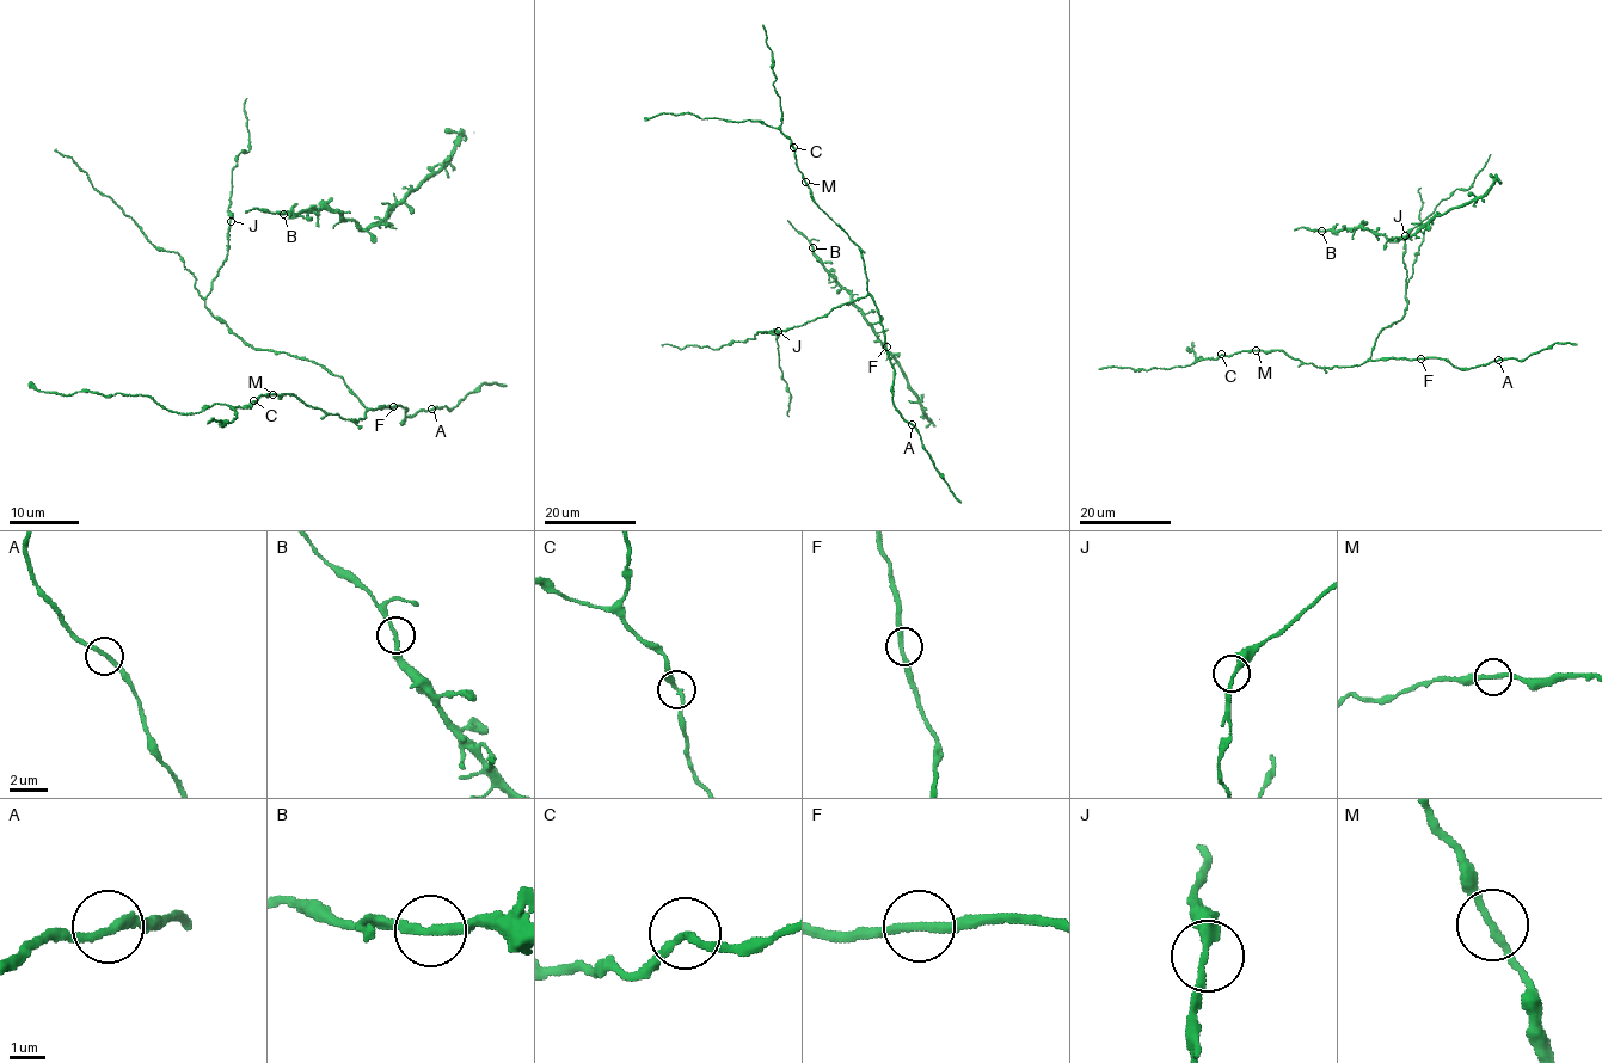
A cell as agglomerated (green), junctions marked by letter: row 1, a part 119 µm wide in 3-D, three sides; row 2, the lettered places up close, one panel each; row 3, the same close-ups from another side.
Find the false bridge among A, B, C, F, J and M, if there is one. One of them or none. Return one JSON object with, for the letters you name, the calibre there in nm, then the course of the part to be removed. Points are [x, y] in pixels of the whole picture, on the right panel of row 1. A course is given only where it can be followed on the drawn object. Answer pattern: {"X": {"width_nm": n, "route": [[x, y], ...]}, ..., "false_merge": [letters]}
{"false_merge": []}

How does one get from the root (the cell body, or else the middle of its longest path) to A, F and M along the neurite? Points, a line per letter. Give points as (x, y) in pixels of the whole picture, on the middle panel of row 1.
A: (826, 317), (844, 303), (867, 295), (871, 297), (894, 369), (892, 404), (912, 424)
F: (826, 317), (836, 307), (869, 295), (879, 315), (887, 346)
M: (826, 317), (866, 295), (865, 266), (861, 250), (818, 207), (805, 182)

